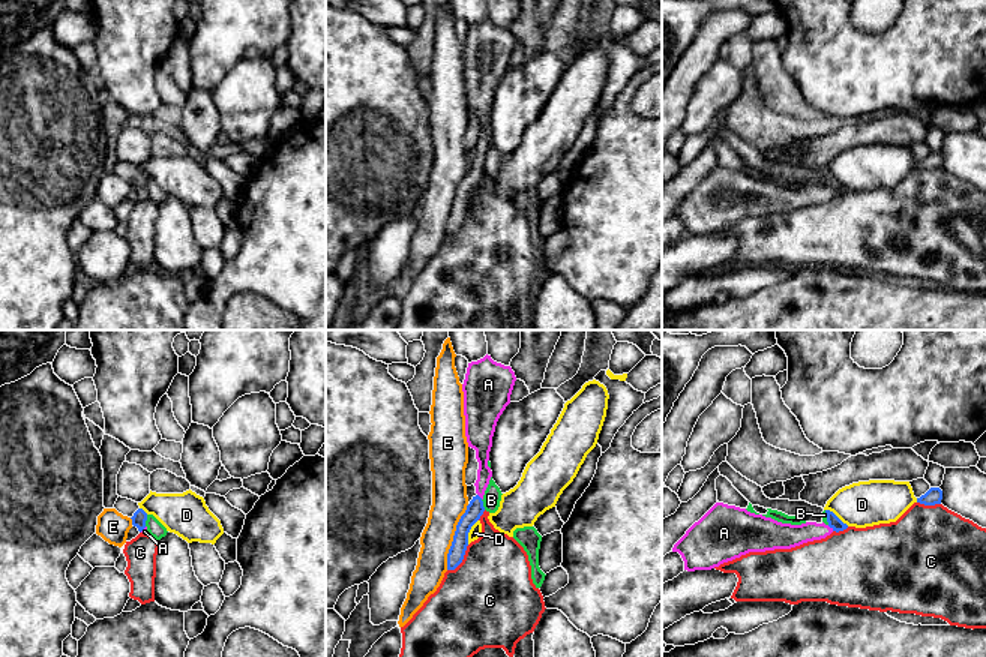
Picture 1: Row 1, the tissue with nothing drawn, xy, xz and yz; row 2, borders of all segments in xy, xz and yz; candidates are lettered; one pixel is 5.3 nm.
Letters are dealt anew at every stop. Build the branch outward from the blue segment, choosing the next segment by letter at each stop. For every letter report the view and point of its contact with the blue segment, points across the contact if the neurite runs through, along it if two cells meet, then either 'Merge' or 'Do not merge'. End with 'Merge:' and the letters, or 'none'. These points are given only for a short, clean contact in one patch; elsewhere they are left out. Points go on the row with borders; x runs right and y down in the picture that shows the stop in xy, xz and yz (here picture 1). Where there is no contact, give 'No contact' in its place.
A: Touches blue at yz (830, 527). Path across: yz (835, 522), (830, 527), (785, 536). Merge
B: Touches blue at xy (146, 519). Boundary: xy (147, 515), (144, 525). Do not merge
C: Touches blue at xz (462, 558). Do not merge
D: Touches blue at xz (468, 531). Do not merge
E: Touches blue at xz (453, 537). Do not merge
Merge: A

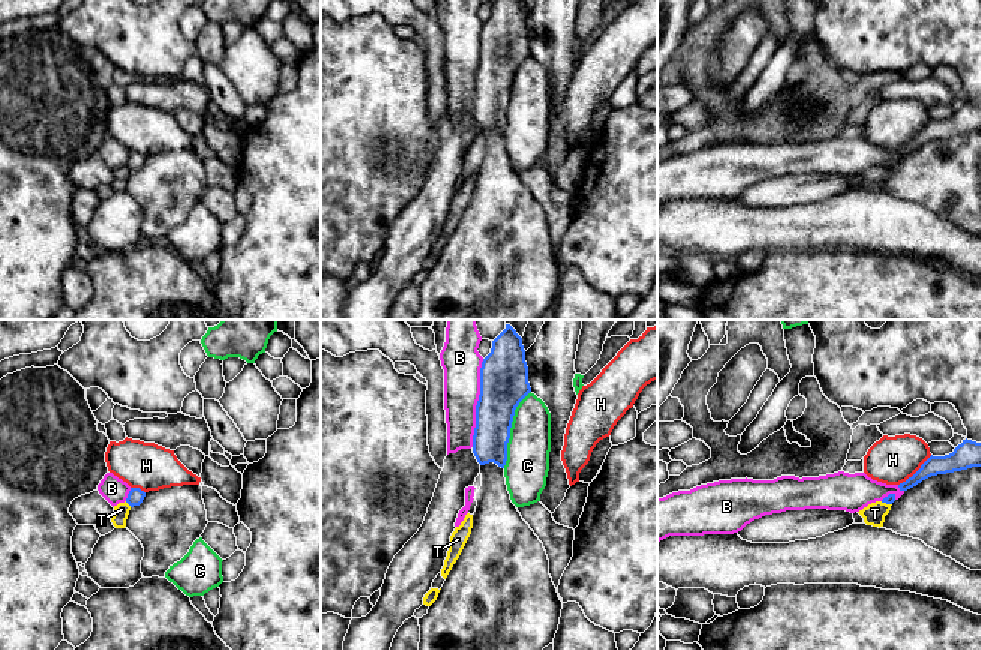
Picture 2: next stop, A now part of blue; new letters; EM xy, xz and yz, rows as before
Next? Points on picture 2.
B: Touches blue at xz (477, 403). Do not merge
C: Touches blue at xz (509, 430). Boundary: xz (530, 391), (515, 410), (507, 443), (507, 460), (503, 467). Do not merge
H: Touches blue at yz (917, 472). Do not merge
T: Touches blue at xy (128, 503). Boundary: xy (125, 502), (131, 506). Do not merge
Merge: none

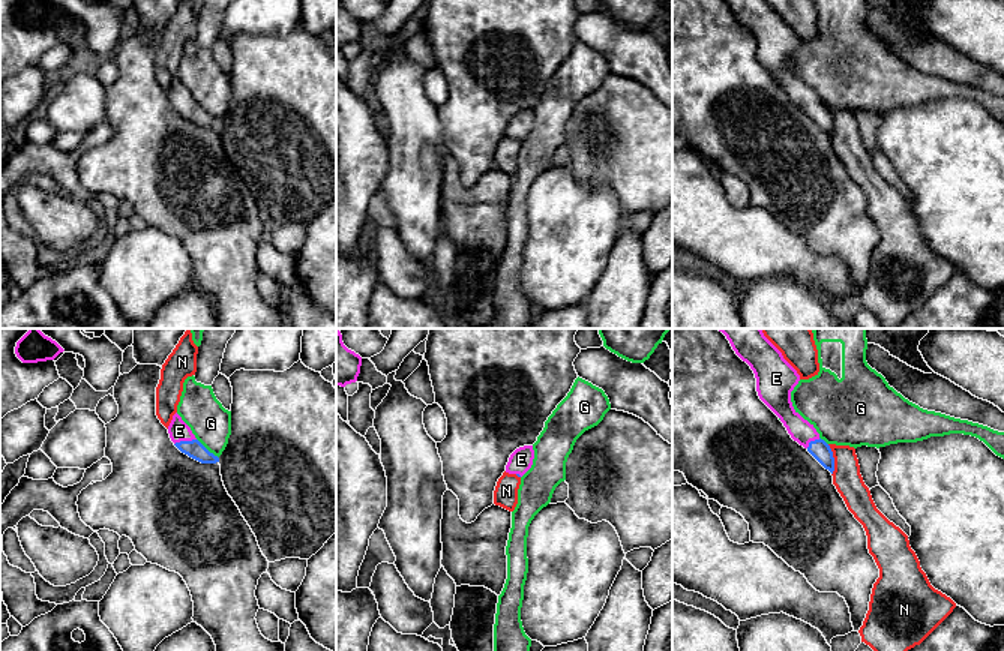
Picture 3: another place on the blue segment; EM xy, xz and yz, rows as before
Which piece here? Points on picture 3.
E: Touches blue at xy (185, 441). Path across: xy (194, 449), (185, 441), (179, 431). Merge
G: Touches blue at xy (206, 449). Boundary: xy (197, 438), (218, 458). Do not merge
N: Touches blue at yz (833, 459). Do not merge
Merge: E

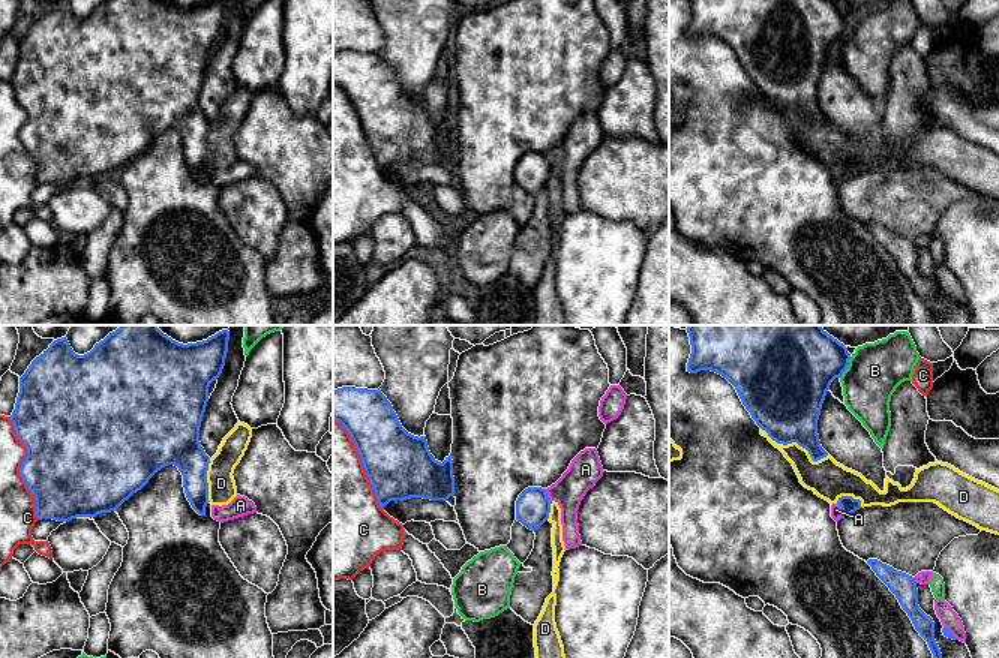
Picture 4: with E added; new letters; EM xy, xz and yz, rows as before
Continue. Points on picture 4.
A: Touches blue at yz (842, 511). Boundary: yz (837, 502), (840, 507), (839, 519). Do not merge
B: Touches blue at yz (846, 367). Do not merge
C: Touches blue at xy (20, 468). Do not merge
D: Touches blue at yz (797, 442). Do not merge
Merge: none

